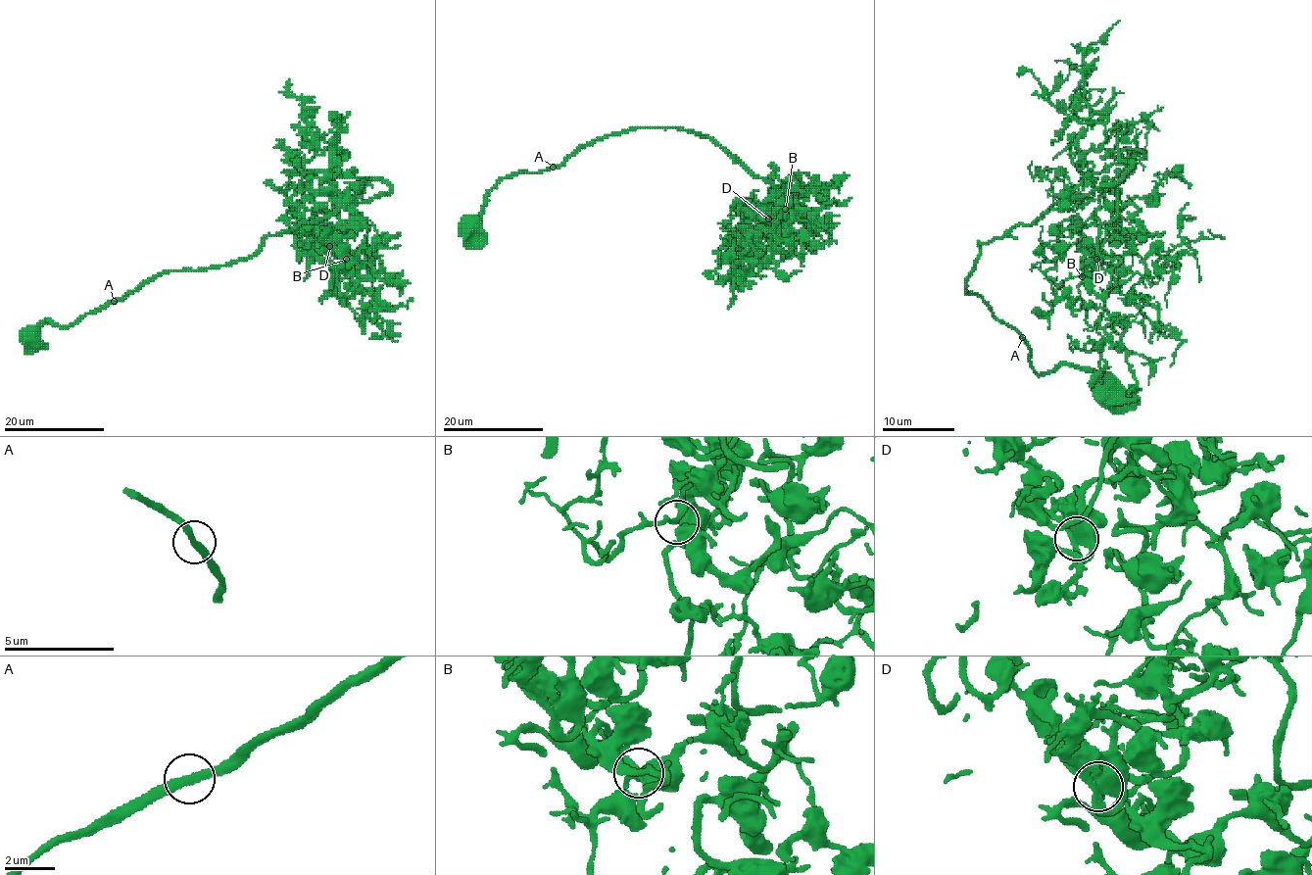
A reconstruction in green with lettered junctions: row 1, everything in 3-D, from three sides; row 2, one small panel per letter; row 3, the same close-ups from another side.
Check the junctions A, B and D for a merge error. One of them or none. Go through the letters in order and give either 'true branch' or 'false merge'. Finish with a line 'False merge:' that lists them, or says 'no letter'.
A: true branch
B: true branch
D: true branch
False merge: no letter

